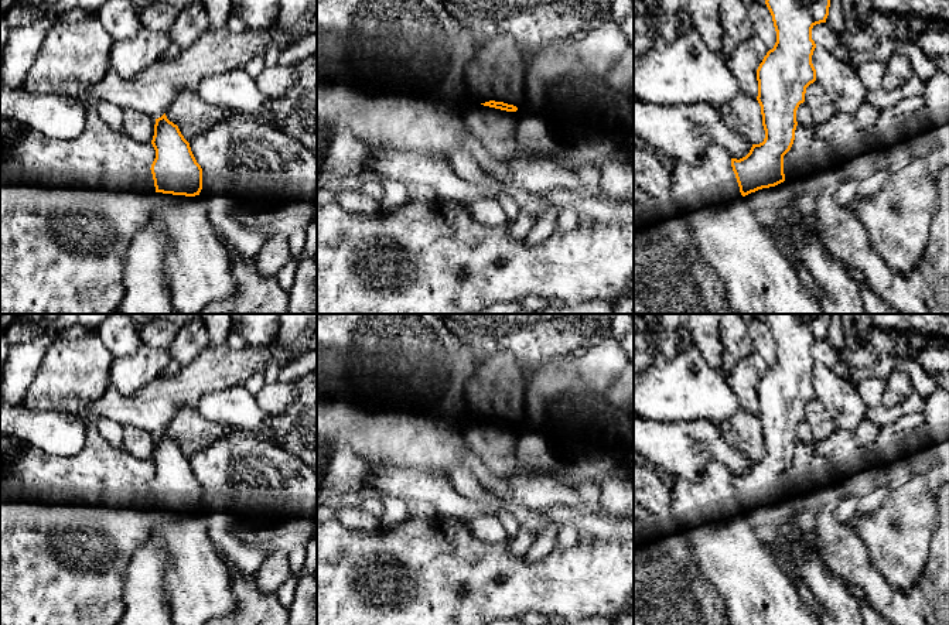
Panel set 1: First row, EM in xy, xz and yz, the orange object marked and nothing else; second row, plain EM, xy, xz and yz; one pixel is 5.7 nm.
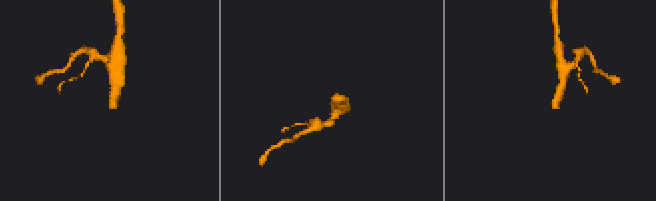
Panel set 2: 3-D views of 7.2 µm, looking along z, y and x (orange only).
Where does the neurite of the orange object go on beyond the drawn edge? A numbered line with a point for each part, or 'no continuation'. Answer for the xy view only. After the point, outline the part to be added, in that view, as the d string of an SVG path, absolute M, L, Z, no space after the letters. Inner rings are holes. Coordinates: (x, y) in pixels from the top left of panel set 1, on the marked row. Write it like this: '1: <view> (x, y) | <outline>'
1: xy (161, 198) | M156 192L156 201L160 205L177 205L187 198L188 197L185 197L185 195L173 195L173 194Z

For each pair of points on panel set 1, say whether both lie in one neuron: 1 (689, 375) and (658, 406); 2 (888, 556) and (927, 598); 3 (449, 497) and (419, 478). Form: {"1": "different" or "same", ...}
{"1": "same", "2": "different", "3": "same"}

